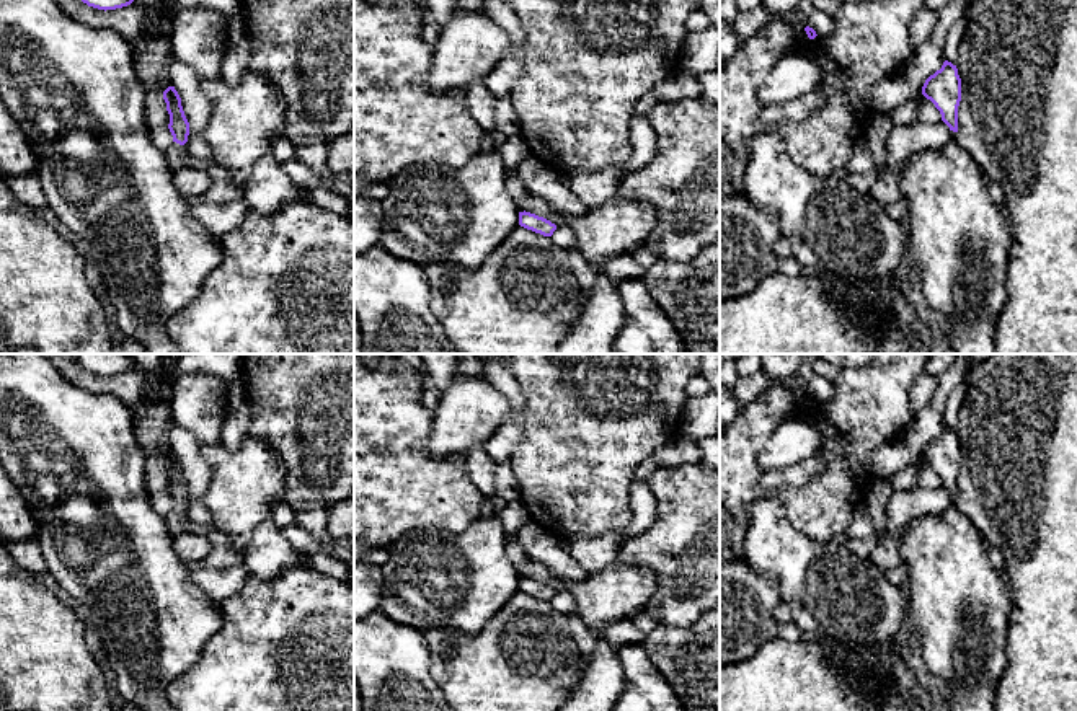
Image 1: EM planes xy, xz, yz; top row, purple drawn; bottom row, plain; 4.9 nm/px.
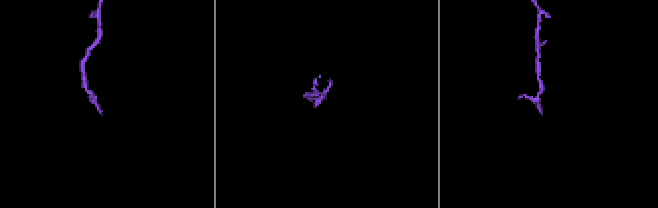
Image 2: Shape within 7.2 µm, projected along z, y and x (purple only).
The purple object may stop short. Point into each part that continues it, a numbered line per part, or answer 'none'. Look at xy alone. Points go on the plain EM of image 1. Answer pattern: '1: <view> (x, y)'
1: xy (173, 521)

